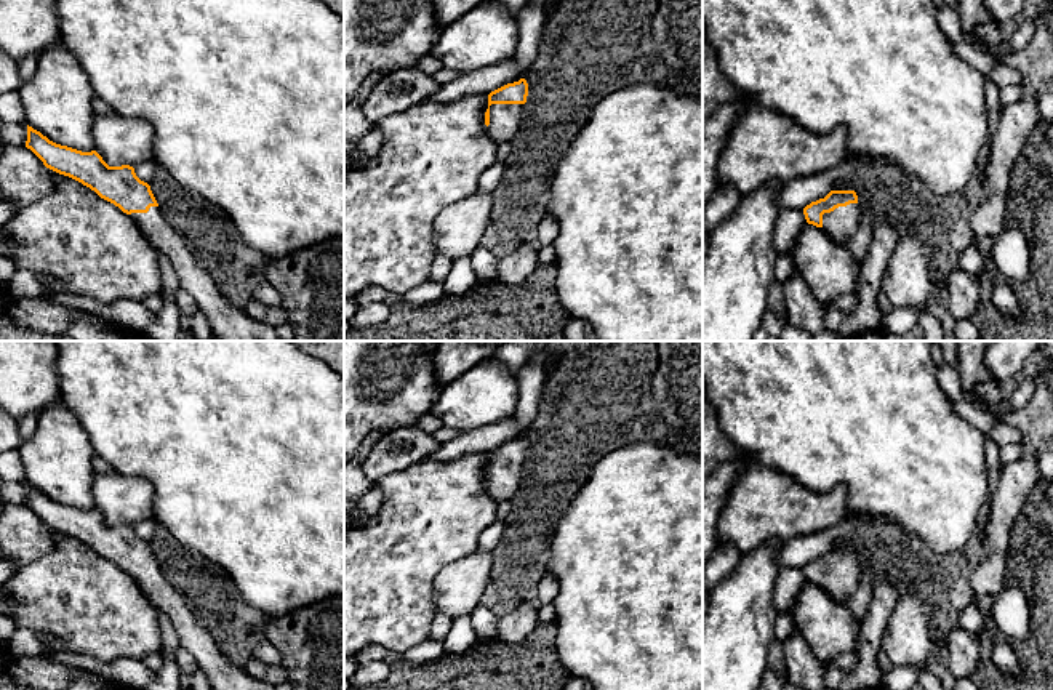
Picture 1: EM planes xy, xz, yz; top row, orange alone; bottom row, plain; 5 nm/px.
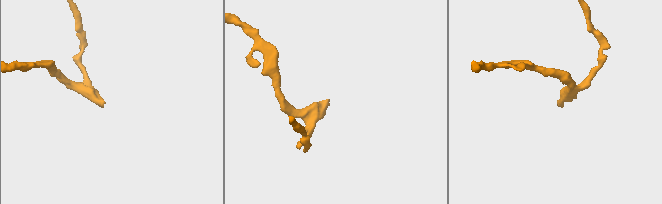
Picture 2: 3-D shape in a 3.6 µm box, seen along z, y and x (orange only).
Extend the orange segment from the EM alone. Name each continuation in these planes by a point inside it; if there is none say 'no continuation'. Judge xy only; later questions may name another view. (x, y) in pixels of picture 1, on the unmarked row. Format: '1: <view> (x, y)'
1: xy (223, 674)

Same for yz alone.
1: yz (840, 583)

